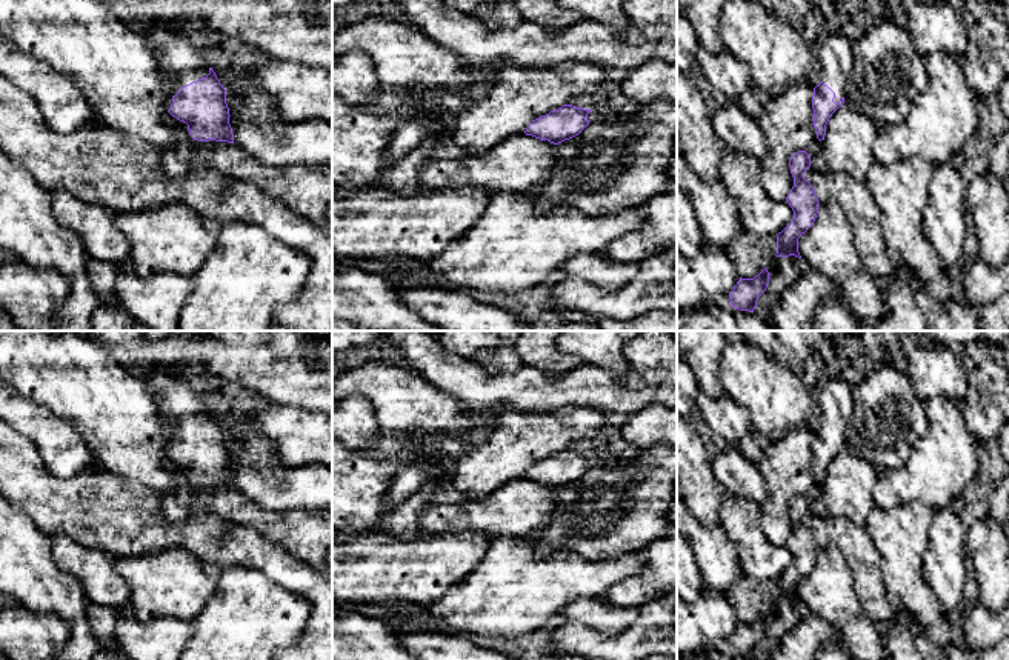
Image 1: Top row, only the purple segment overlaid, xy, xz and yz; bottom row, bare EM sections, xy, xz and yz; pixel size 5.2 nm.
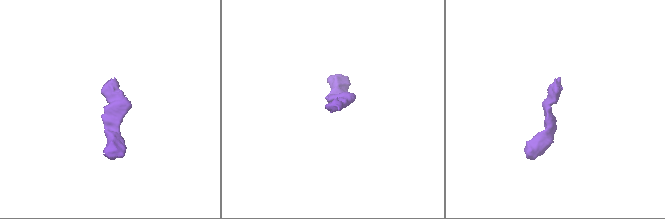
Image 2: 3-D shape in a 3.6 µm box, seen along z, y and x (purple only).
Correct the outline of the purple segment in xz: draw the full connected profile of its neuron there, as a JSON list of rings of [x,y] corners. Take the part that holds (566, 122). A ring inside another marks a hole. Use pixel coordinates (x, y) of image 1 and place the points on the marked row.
[[[563,105],[561,108],[535,118],[526,128],[524,134],[558,145],[578,135],[589,125],[589,112],[592,111]]]

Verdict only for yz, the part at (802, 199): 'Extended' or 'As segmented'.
As segmented

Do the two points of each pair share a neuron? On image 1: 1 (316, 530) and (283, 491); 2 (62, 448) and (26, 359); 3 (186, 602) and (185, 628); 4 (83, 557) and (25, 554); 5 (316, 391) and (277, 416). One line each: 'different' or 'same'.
1: different
2: different
3: different
4: different
5: different

